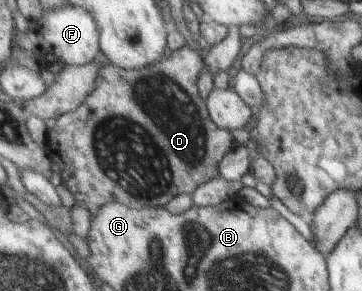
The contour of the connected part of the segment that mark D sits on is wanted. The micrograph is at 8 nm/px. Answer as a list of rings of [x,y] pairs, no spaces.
[[[184,45],[171,51],[158,66],[150,66],[140,71],[125,71],[116,65],[107,64],[98,73],[95,89],[86,97],[82,106],[73,113],[61,116],[49,133],[49,156],[52,160],[68,154],[72,164],[72,174],[78,178],[76,184],[82,186],[82,194],[94,194],[94,200],[75,198],[89,212],[95,215],[104,204],[118,201],[135,209],[149,206],[164,206],[174,196],[182,192],[193,194],[202,183],[220,177],[220,164],[225,155],[235,146],[230,132],[218,128],[213,122],[207,102],[198,90],[198,78],[204,70],[204,60],[198,52]]]

